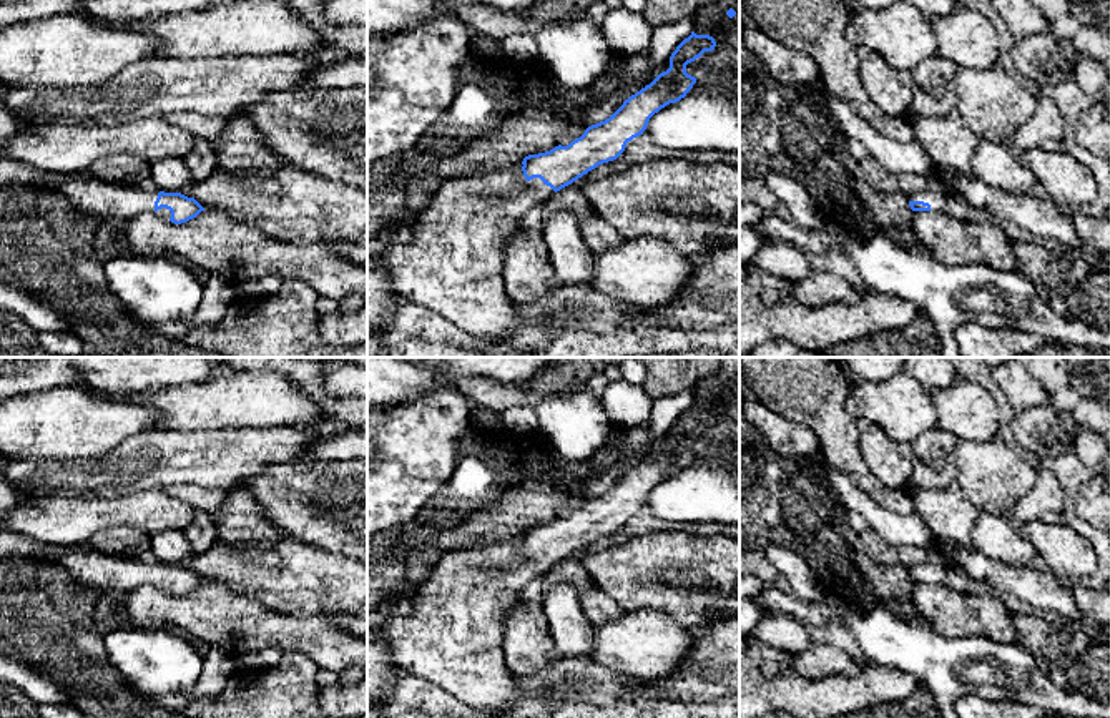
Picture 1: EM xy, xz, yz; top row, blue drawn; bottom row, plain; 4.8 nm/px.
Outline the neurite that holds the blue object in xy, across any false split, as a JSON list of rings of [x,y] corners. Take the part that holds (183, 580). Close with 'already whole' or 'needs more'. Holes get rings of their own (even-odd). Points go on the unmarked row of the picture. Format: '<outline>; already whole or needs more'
[[[0,530],[0,560],[42,558],[61,565],[76,585],[100,590],[133,593],[141,585],[156,585],[181,597],[196,590],[204,580],[181,565],[165,565],[153,557],[120,558],[80,547],[53,545]]]; needs more

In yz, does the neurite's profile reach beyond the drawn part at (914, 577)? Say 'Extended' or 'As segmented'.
Extended

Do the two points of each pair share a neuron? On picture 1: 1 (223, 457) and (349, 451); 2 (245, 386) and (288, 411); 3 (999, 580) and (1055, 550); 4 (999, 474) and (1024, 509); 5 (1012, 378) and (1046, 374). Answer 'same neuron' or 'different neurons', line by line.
1: different neurons
2: same neuron
3: different neurons
4: different neurons
5: different neurons

